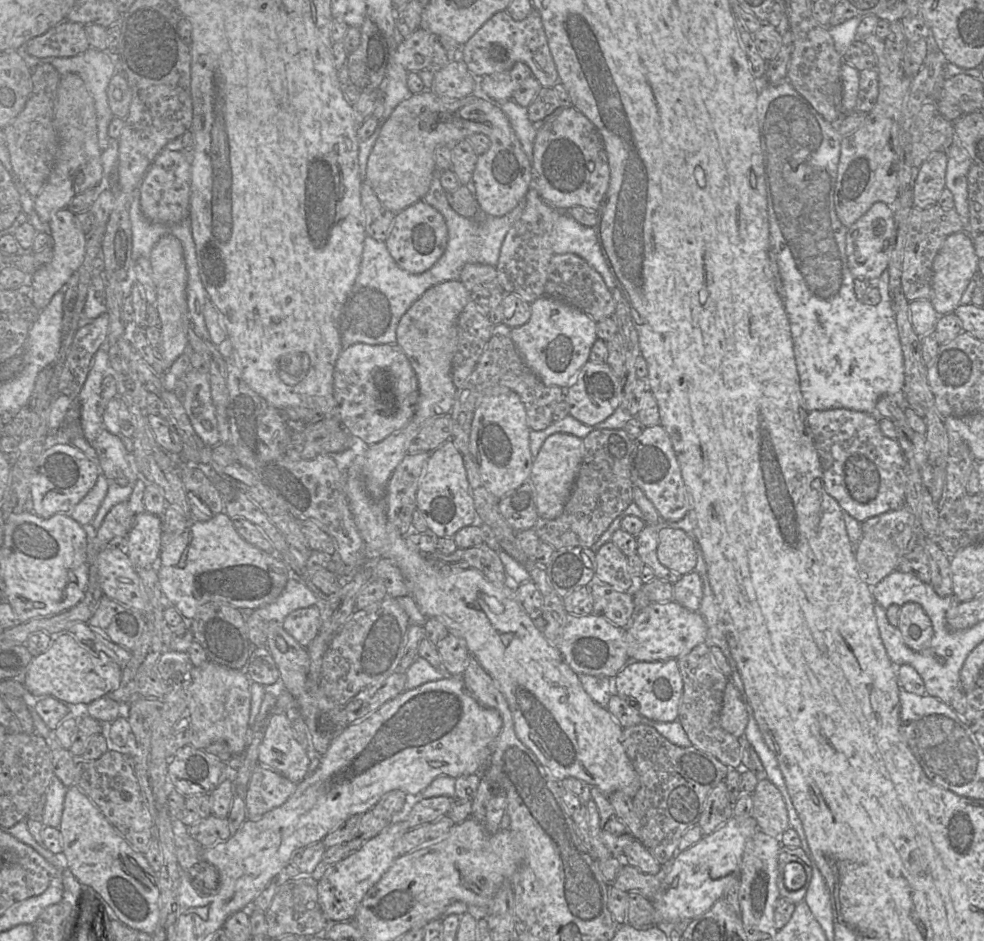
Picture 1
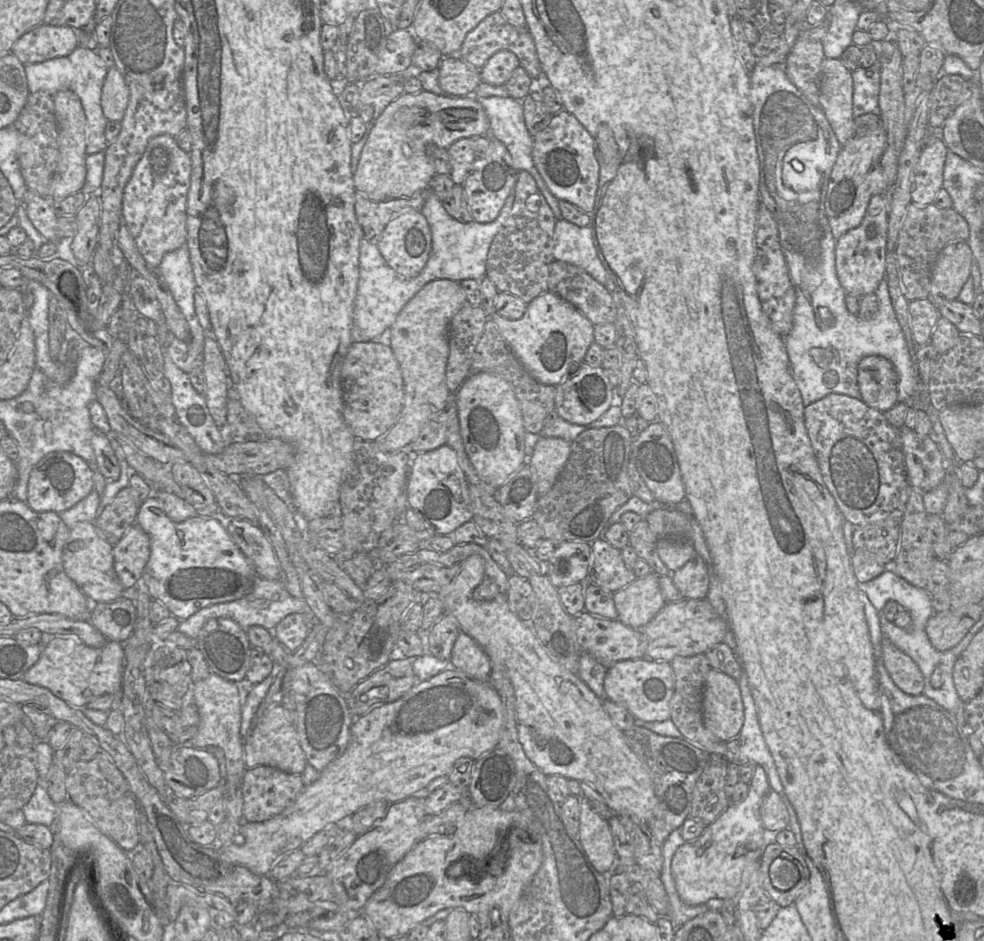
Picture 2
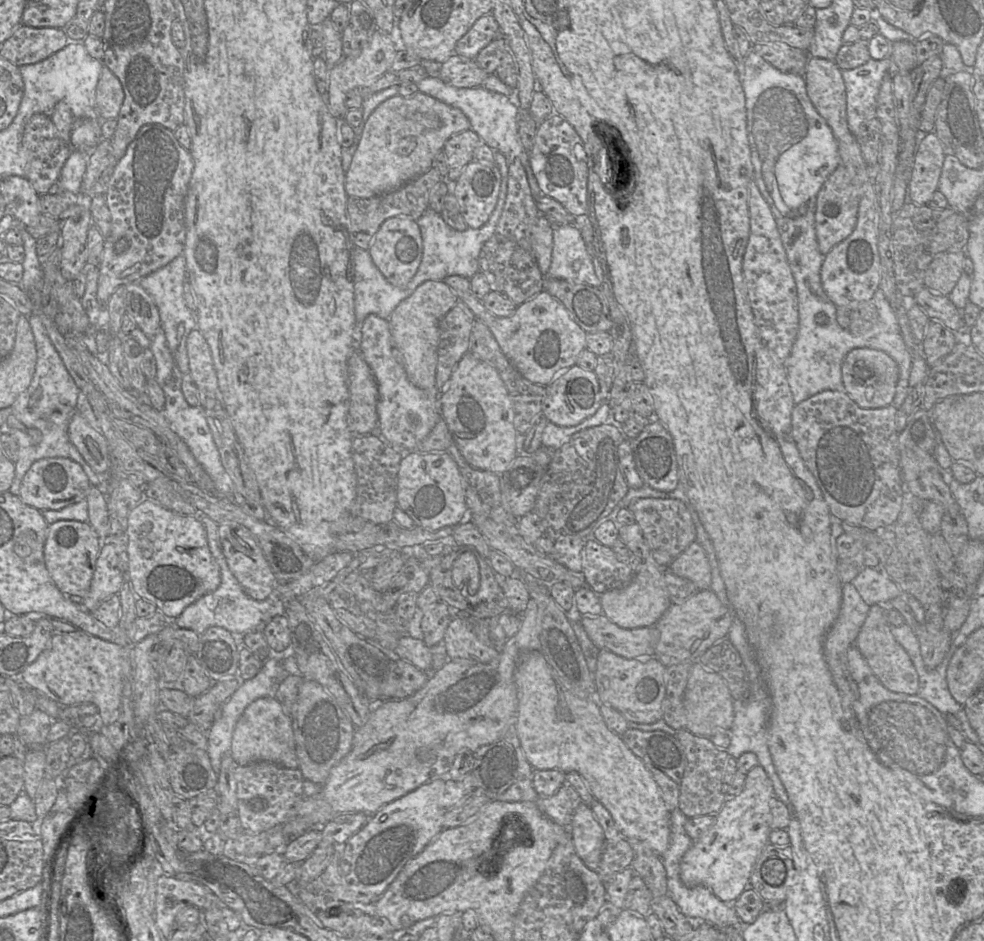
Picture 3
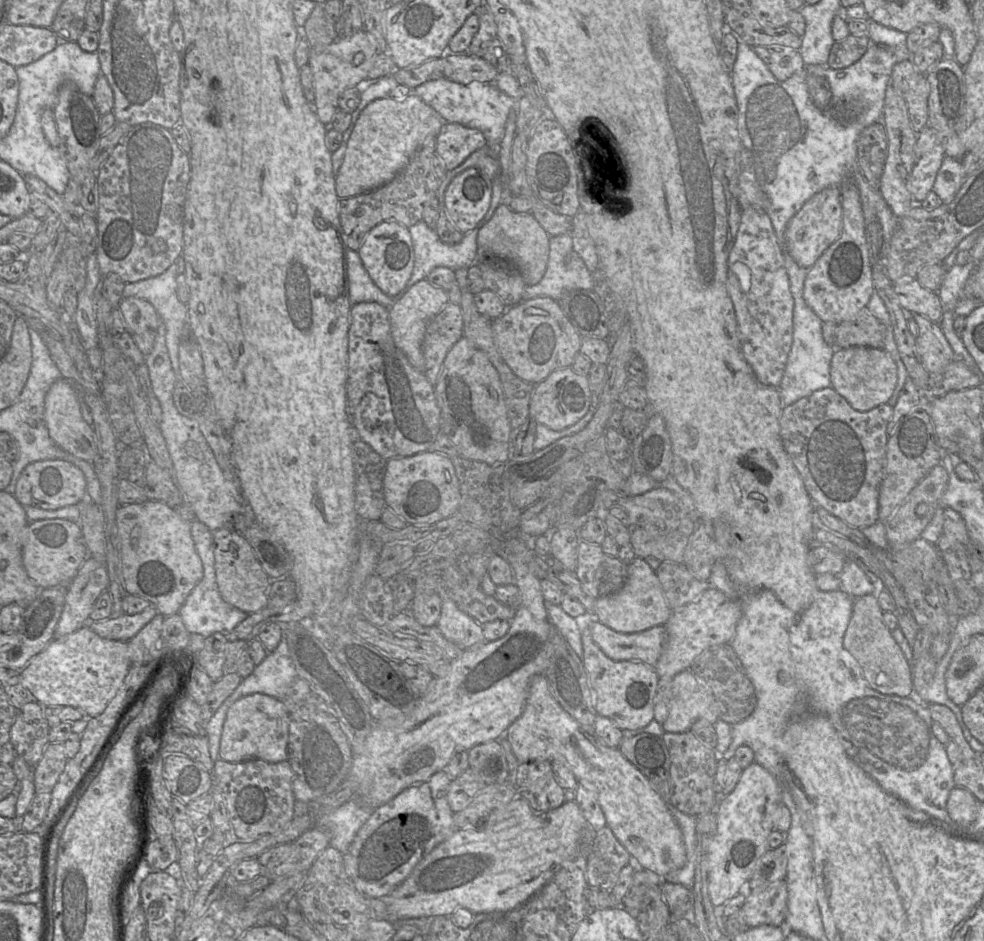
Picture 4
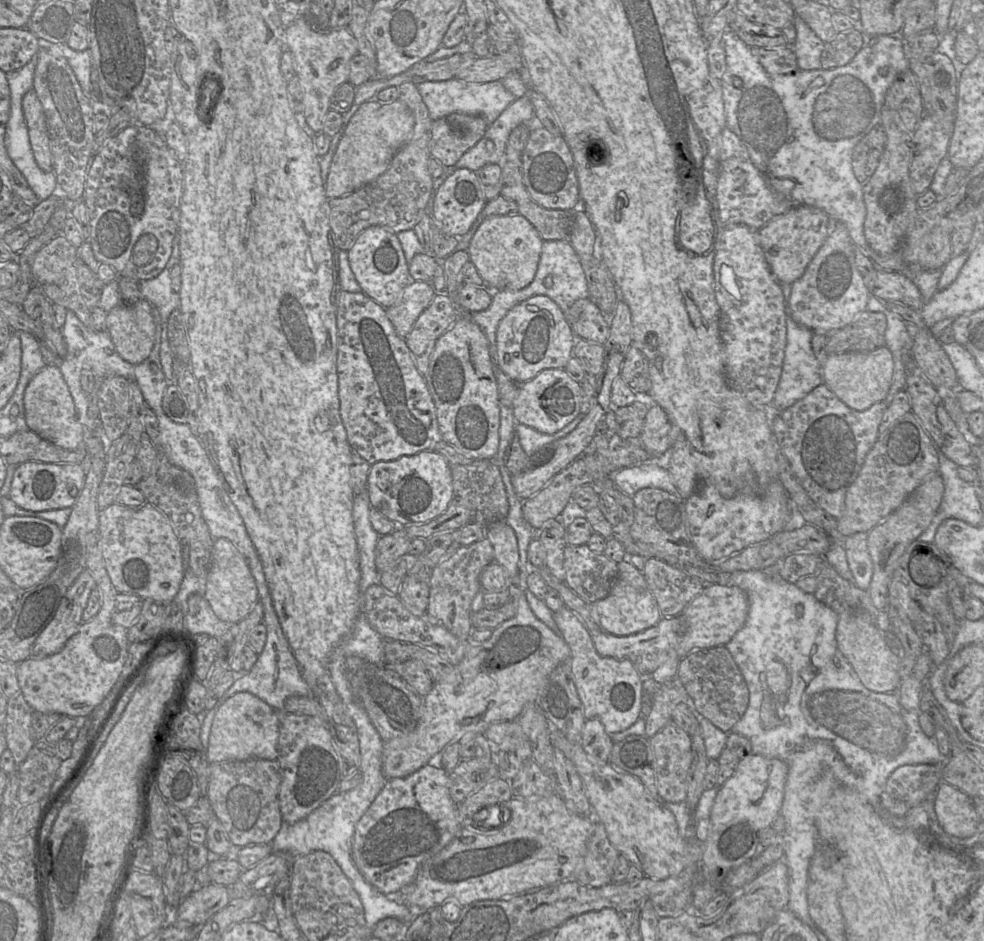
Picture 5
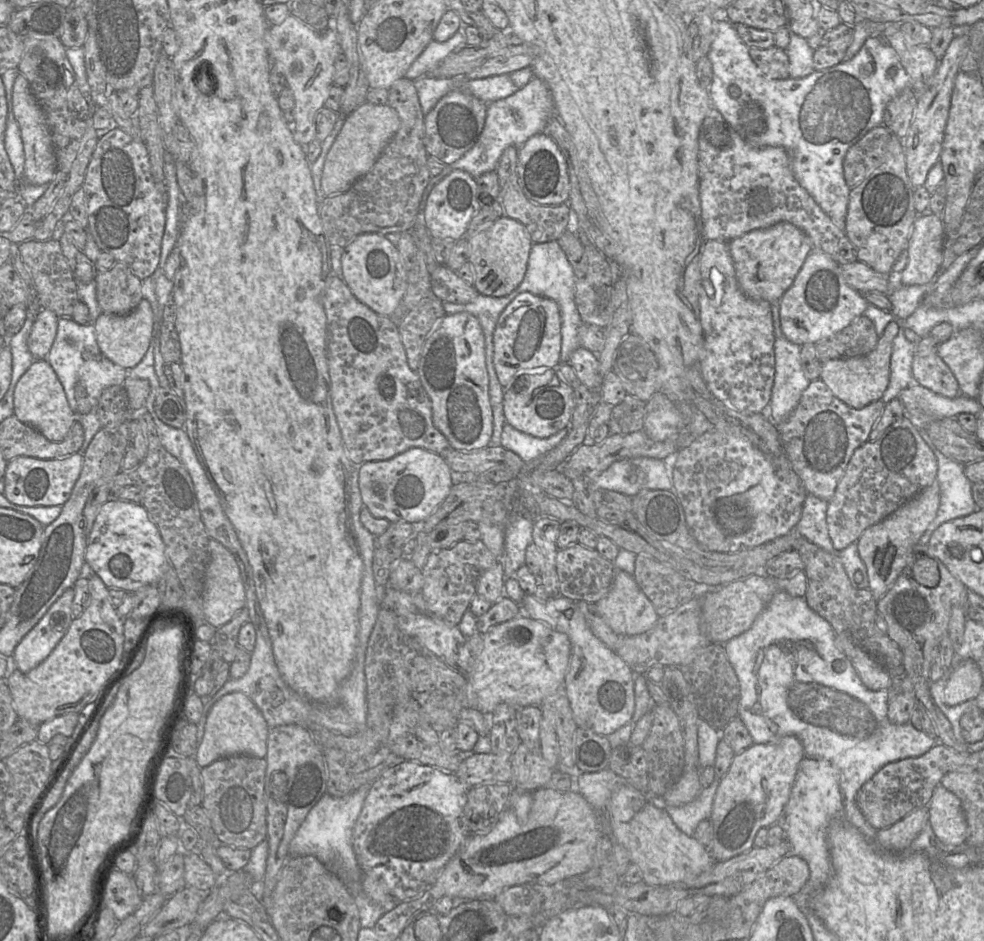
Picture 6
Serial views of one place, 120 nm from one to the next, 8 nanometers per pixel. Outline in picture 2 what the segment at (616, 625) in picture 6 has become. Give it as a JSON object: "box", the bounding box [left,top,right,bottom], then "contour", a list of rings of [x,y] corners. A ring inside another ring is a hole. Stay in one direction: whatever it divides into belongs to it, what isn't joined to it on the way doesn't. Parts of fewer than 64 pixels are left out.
{"box":[613,571,666,628],"contour":[[[653,571],[613,593],[617,619],[631,628],[643,628],[666,603]]]}

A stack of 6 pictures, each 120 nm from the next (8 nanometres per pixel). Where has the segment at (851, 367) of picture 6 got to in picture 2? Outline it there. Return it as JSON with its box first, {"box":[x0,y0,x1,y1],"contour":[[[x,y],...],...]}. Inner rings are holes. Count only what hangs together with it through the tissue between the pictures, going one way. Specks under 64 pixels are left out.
{"box":[857,355,898,413],"contour":[[[878,355],[865,356],[857,370],[861,400],[865,404],[884,413],[898,402],[898,375],[888,359]]]}

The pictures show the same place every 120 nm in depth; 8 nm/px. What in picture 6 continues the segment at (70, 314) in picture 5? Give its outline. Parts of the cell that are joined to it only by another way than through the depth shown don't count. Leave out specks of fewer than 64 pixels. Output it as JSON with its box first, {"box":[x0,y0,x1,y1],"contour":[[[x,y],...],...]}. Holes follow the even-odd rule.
{"box":[45,317,127,455],"contour":[[[59,317],[57,334],[45,360],[54,369],[65,391],[69,406],[76,412],[75,386],[81,383],[87,390],[91,410],[84,415],[76,415],[76,421],[82,425],[84,441],[80,455],[84,455],[94,435],[102,428],[98,419],[98,402],[103,390],[109,386],[122,385],[127,377],[127,369],[113,363],[101,354],[96,341],[93,323],[81,325],[71,317]]]}

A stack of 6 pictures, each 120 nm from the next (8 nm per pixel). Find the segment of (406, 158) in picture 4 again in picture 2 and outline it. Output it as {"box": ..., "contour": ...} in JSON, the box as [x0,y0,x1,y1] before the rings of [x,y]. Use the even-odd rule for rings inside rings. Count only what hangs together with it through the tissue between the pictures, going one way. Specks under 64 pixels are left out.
{"box":[353,90,490,202],"contour":[[[424,90],[417,94],[404,93],[385,108],[370,132],[361,152],[357,170],[353,173],[356,192],[371,201],[381,202],[411,197],[420,191],[430,189],[430,182],[436,175],[434,161],[429,155],[430,148],[448,149],[461,138],[490,137],[489,130],[485,110],[474,96],[452,97]]]}

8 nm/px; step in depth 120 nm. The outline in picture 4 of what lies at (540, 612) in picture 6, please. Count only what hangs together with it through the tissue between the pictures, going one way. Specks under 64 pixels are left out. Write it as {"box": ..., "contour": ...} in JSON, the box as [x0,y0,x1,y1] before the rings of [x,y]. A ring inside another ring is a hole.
{"box":[579,622,659,730],"contour":[[[588,622],[579,623],[579,628],[583,647],[582,664],[588,675],[597,714],[609,718],[621,730],[634,730],[648,725],[654,719],[653,703],[659,679],[655,668],[638,659],[610,659],[594,642]]]}

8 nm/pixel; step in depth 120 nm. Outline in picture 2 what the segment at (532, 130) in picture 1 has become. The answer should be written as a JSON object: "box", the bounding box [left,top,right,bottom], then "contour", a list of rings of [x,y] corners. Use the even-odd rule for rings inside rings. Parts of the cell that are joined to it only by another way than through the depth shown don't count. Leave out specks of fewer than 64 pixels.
{"box":[473,94,562,220],"contour":[[[474,94],[473,96],[482,105],[488,117],[490,126],[490,137],[499,140],[506,146],[511,156],[513,167],[515,169],[517,169],[518,171],[526,170],[533,176],[538,189],[551,207],[555,218],[557,220],[562,219],[561,211],[559,208],[559,200],[553,194],[550,193],[544,180],[542,179],[541,175],[539,174],[538,170],[534,165],[532,157],[534,138],[533,136],[531,136],[525,125],[522,101],[514,99],[510,96],[482,97],[478,94]]]}

